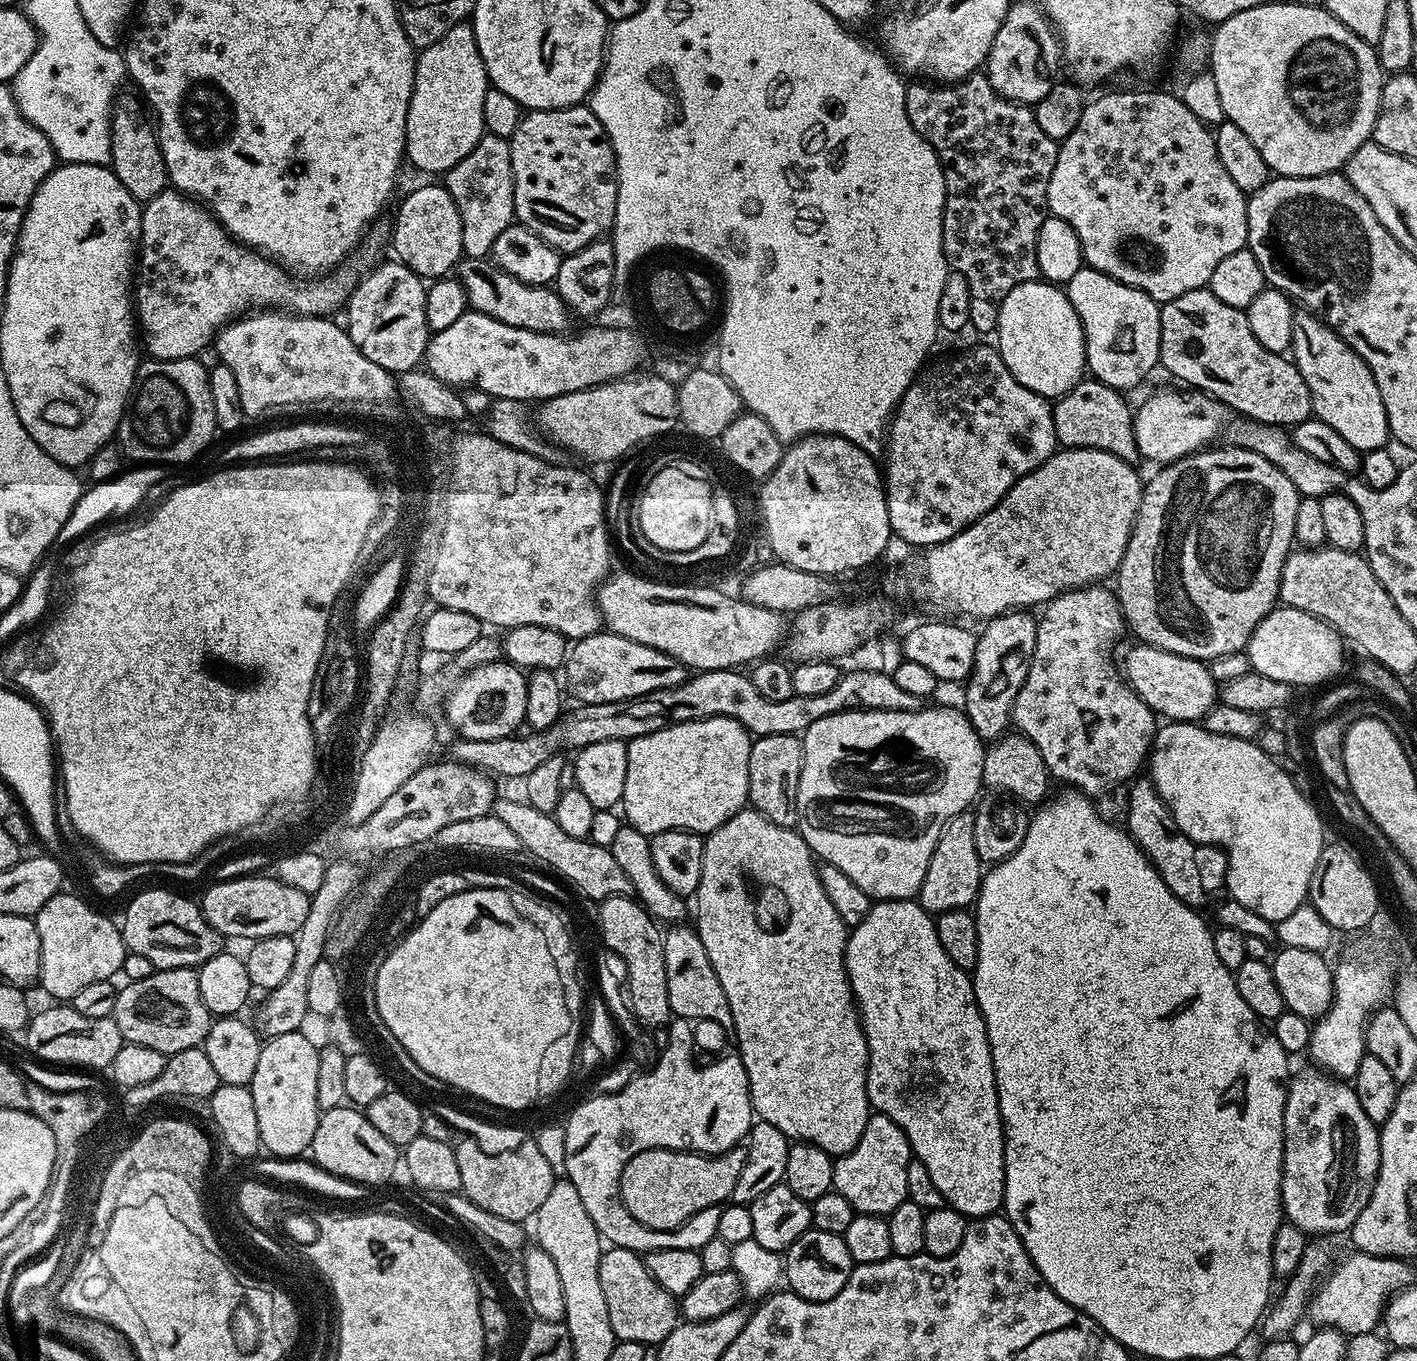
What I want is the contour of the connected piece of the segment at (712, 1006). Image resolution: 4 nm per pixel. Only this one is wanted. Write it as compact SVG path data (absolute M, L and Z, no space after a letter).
M680 922L664 932L664 957L666 958L666 978L668 979L668 997L673 1013L680 1018L716 1019L728 1030L735 1029L726 994L714 974L714 966L702 946L702 938L695 927Z

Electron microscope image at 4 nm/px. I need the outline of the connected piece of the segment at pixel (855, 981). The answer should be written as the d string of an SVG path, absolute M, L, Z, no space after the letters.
M915 899L910 900L881 900L873 903L867 914L860 919L859 922L848 933L848 945L844 951L844 965L848 971L848 980L852 983L852 994L858 1005L858 1011L861 1021L864 1025L864 1036L868 1039L868 1102L869 1105L877 1113L886 1115L892 1119L892 1121L900 1127L904 1132L904 1136L908 1140L908 1145L912 1147L913 1157L917 1161L921 1160L924 1163L924 1168L928 1171L928 1176L932 1179L932 1184L945 1196L945 1201L951 1204L951 1207L955 1208L957 1212L961 1212L965 1218L983 1218L999 1213L1004 1203L1004 1121L1000 1119L1000 1099L996 1093L996 1075L994 1074L994 1066L992 1065L992 1048L988 1045L988 1031L984 1025L984 1016L980 1012L980 1008L976 1004L976 992L972 988L973 977L969 975L965 969L960 968L953 960L946 954L946 950L942 946L942 942L938 938L936 933L935 919L918 903Z

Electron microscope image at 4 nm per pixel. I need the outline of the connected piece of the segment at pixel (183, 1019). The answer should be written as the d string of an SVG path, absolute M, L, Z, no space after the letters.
M165 967L163 970L153 971L152 975L142 978L141 980L133 980L125 983L125 988L121 987L116 994L116 1010L114 1019L118 1030L125 1037L131 1035L130 1029L136 1026L150 1028L156 1033L164 1033L164 1042L160 1044L161 1051L166 1054L181 1052L182 1050L190 1050L203 1045L208 1032L212 1029L212 1021L214 1019L209 1012L206 1002L202 1002L202 994L200 993L200 974L195 967L174 968Z

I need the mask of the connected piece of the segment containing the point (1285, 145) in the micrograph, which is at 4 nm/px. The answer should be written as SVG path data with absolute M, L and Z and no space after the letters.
M1265 2L1262 6L1254 6L1250 10L1242 10L1230 18L1226 18L1222 23L1215 25L1213 32L1216 33L1211 33L1210 36L1210 65L1212 64L1210 73L1214 78L1215 85L1218 86L1218 93L1222 100L1222 108L1225 110L1227 123L1238 126L1238 130L1242 130L1242 134L1246 134L1246 138L1250 138L1250 142L1254 142L1254 146L1258 146L1258 154L1262 154L1262 158L1268 163L1269 169L1278 176L1324 176L1328 172L1340 172L1354 154L1354 150L1358 150L1362 145L1372 140L1372 132L1376 129L1376 119L1380 109L1380 95L1384 89L1386 79L1386 73L1380 67L1380 59L1376 57L1376 49L1373 45L1354 35L1342 22L1338 22L1338 18L1334 18L1334 14L1330 14L1327 8L1319 3L1316 4L1272 4L1272 2Z

